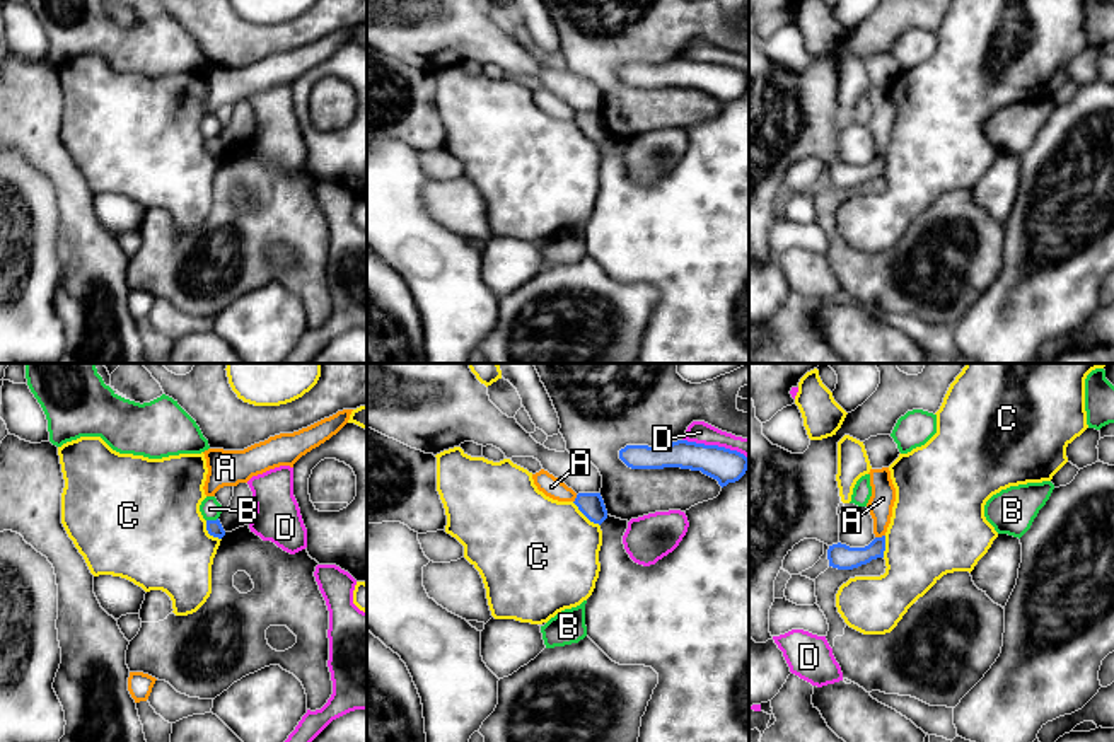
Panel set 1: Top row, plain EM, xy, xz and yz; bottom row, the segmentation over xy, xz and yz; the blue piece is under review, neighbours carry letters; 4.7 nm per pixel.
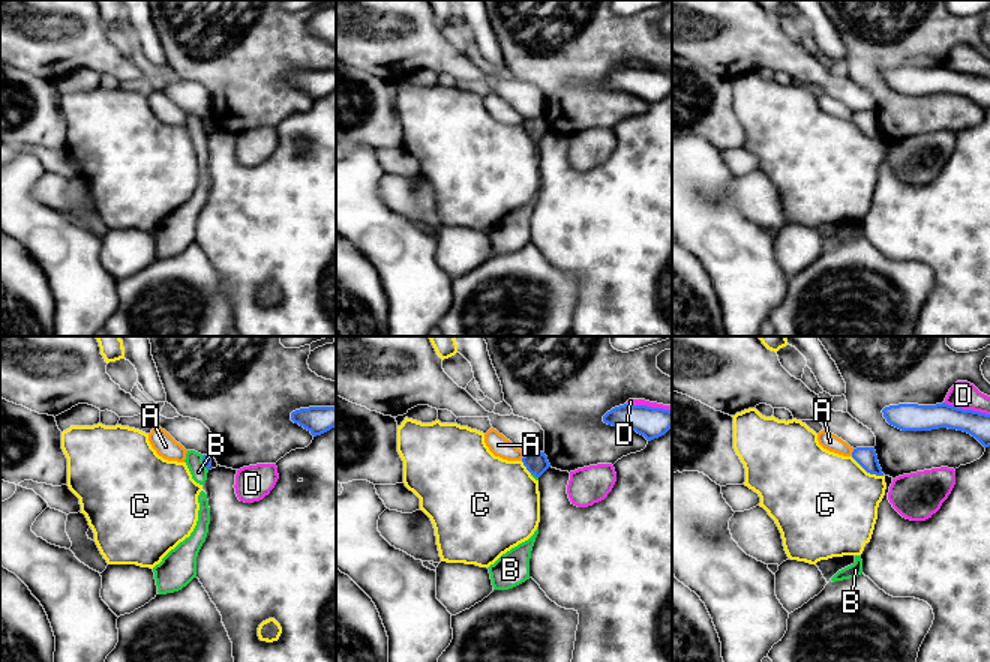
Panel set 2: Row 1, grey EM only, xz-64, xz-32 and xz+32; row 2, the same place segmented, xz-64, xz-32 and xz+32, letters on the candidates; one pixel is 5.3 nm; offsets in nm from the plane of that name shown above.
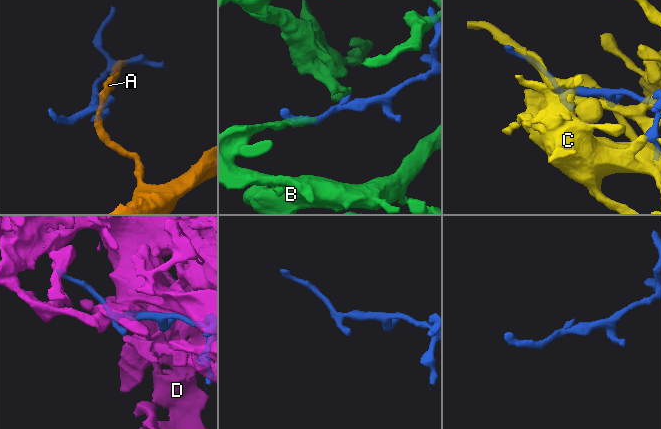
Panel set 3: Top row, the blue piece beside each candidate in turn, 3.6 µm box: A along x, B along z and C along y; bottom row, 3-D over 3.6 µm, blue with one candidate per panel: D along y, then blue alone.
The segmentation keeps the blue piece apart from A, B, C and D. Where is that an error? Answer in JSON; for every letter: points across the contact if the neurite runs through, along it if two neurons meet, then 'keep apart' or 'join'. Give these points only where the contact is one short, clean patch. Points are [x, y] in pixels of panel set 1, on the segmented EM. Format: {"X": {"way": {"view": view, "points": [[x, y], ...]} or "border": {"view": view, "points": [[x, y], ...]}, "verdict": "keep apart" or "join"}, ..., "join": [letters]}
{"A": {"verdict": "keep apart"}, "B": {"border": {"view": "xy", "points": [[217, 517], [207, 521]]}, "verdict": "keep apart"}, "C": {"verdict": "keep apart"}, "D": {"verdict": "keep apart"}, "join": []}

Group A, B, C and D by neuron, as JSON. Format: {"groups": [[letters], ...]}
{"groups": [["A"], ["B"], ["C"], ["D"]]}

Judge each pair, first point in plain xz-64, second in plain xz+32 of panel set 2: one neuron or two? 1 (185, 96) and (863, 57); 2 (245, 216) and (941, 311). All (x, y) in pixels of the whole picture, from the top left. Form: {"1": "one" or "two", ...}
{"1": "two", "2": "one"}

